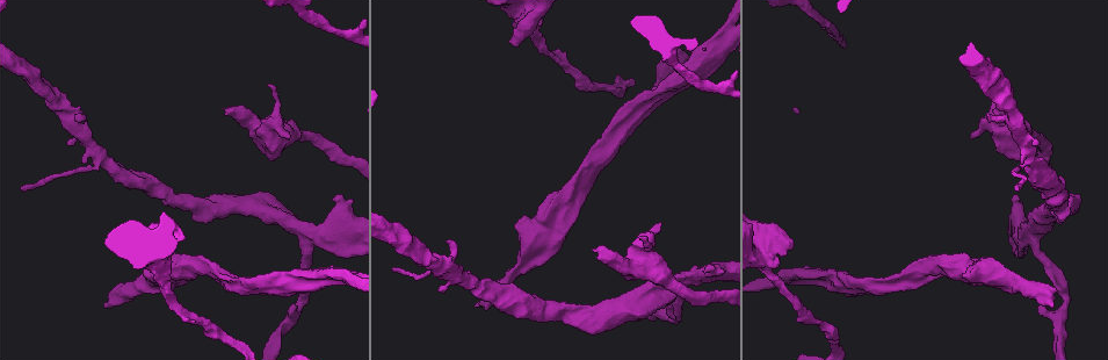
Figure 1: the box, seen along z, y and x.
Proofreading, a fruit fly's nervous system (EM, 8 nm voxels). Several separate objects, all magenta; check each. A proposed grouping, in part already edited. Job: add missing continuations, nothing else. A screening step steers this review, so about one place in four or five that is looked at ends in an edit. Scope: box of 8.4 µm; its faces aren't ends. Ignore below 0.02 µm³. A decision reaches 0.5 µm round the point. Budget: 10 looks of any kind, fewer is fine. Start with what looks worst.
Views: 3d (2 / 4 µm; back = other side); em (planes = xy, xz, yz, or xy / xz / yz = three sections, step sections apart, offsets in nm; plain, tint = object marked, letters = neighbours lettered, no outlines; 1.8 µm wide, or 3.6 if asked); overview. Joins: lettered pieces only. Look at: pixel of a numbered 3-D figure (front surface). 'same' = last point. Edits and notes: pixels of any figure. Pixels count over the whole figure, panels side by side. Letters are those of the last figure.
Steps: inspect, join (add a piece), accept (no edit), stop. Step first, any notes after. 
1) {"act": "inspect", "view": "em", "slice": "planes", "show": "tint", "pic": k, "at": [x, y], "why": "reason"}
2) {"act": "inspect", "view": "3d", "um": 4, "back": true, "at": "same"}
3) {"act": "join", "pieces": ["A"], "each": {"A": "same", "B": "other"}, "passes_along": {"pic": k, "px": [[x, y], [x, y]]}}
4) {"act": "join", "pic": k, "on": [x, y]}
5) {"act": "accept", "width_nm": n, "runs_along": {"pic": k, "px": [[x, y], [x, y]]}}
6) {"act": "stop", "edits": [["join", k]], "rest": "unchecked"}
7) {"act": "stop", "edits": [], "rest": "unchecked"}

{"act": "inspect", "view": "em", "slice": "yz", "step": 16, "show": "tint", "pic": 1, "at": [791, 241], "why": "closes a loop"}

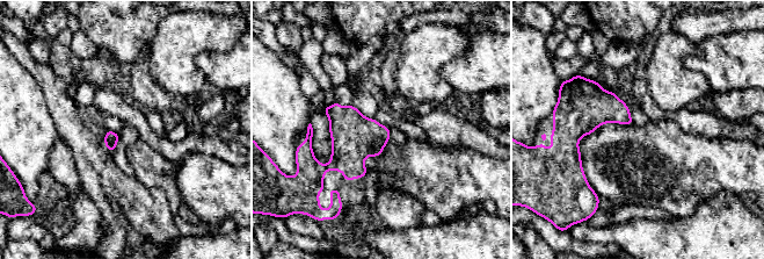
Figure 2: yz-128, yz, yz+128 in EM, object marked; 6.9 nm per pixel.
{"act": "inspect", "view": "em", "slice": "planes", "show": "letters", "at": "same", "why": "cut it another way"}

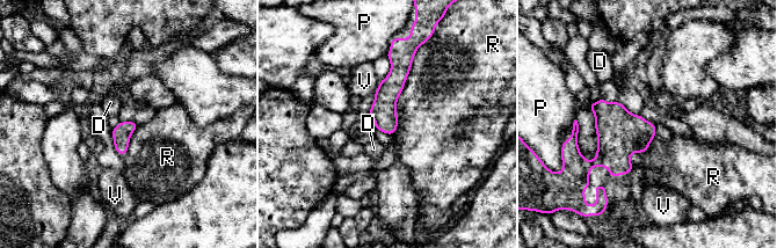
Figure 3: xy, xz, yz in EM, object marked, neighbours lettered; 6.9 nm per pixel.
{"act": "accept", "width_nm": 130, "each": {"D": "other", "P": "other", "R": "other", "V": "other"}, "runs_along": {"pic": 3, "px": [[393, 57], [390, 131]]}, "found": "none of them fits"}

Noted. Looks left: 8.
{"act": "inspect", "view": "em", "slice": "planes", "show": "letters", "pic": 1, "at": [289, 139], "why": "free end"}

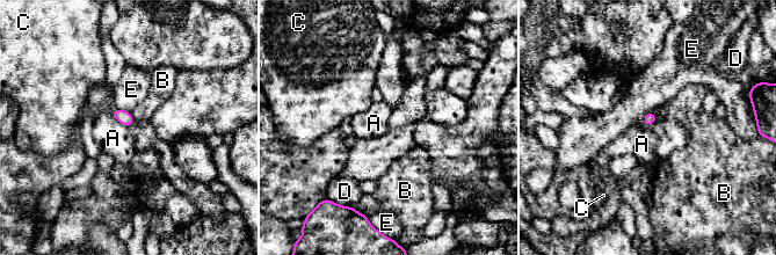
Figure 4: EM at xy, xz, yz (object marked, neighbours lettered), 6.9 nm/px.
{"act": "accept", "each": {"A": "other", "B": "other", "C": "other", "D": "other", "E": "other"}, "border": {"pic": 4, "px": [[115, 108], [113, 116], [129, 126]]}, "found": "none of them fits"}

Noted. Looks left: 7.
{"act": "inspect", "view": "3d", "um": 4, "pic": 1, "at": [990, 116], "why": "free end"}

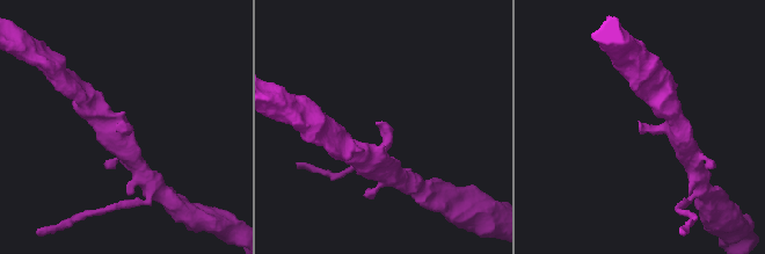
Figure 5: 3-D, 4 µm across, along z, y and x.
{"act": "inspect", "view": "em", "slice": "planes", "show": "letters", "pic": 5, "at": [378, 122]}

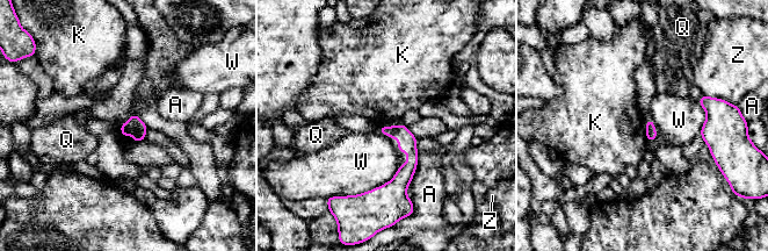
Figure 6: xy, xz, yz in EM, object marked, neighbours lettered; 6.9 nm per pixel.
{"act": "accept", "each": {"A": "other", "K": "other", "Q": "other", "W": "other", "Z": "other"}, "runs_along": {"pic": 6, "px": [[400, 127], [411, 165], [381, 196]]}, "found": "none of them fits"}

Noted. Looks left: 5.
{"act": "inspect", "view": "em", "slice": "planes", "show": "plain", "pic": 1, "at": [106, 304], "why": "an open end"}

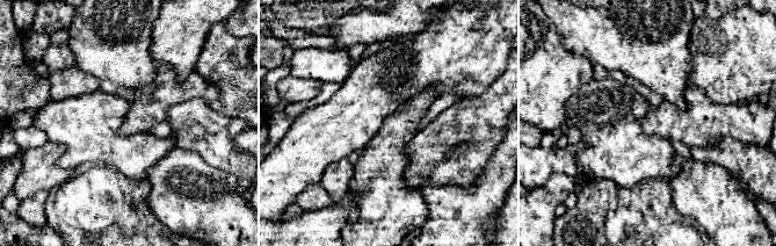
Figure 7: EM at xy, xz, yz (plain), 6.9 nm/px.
{"act": "inspect", "view": "em", "slice": "planes", "show": "letters", "at": "same", "why": "see the neighbours"}

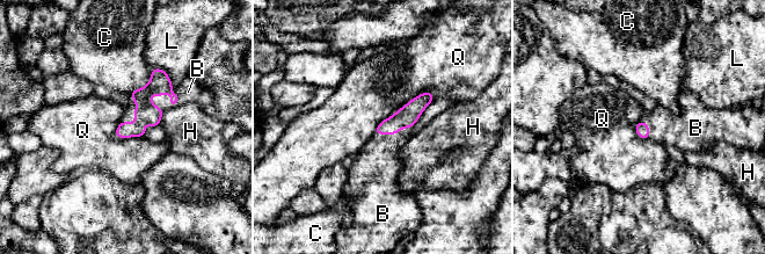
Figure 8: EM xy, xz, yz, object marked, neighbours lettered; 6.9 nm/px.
{"act": "join", "pieces": ["B"], "each": {"B": "same", "C": "other", "H": "other", "L": "other", "Q": "other"}, "found": "the cell continues"}

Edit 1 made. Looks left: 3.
{"act": "stop", "edits": [["join", 8]], "rest": "unchecked"}

